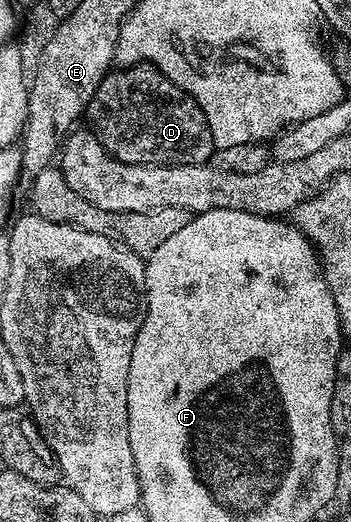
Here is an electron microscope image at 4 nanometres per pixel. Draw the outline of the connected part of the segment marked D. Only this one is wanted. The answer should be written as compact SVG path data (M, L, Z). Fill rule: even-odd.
M151 63L108 72L91 100L90 116L90 131L123 163L207 164L216 151L202 106Z

